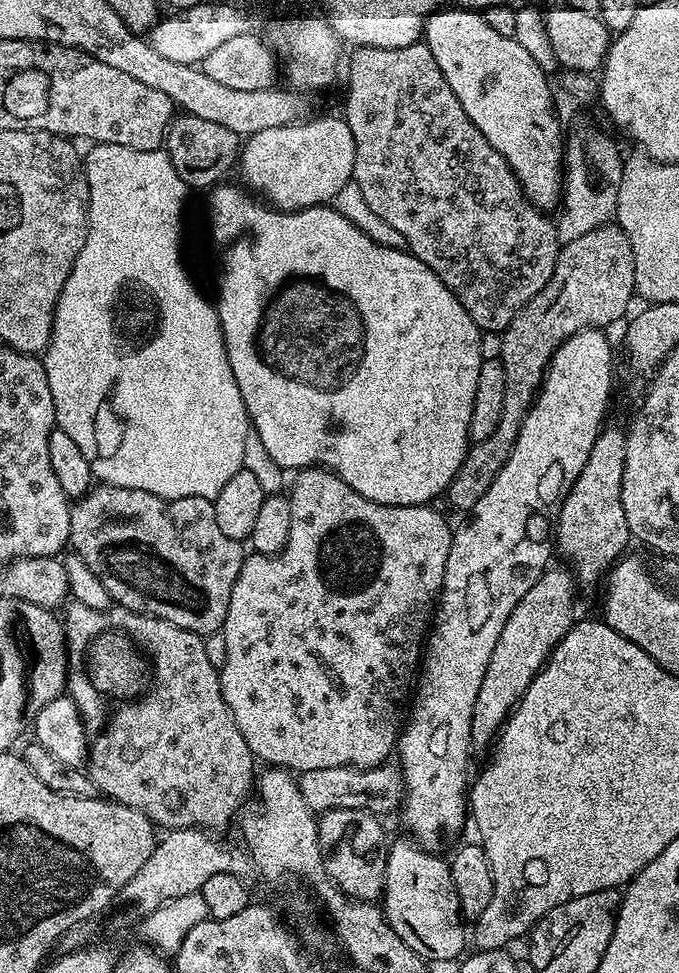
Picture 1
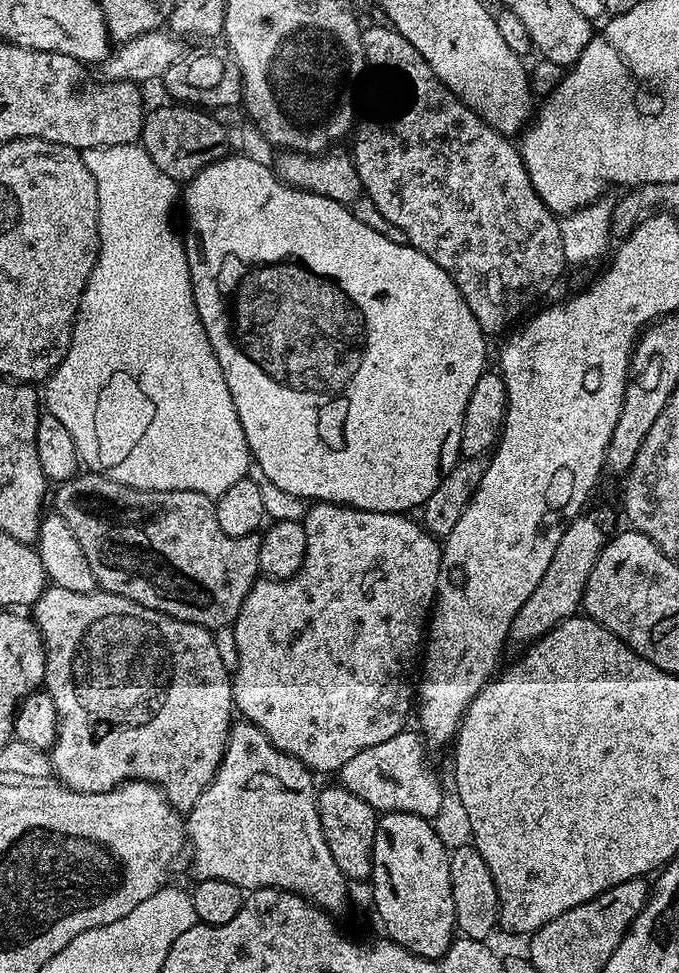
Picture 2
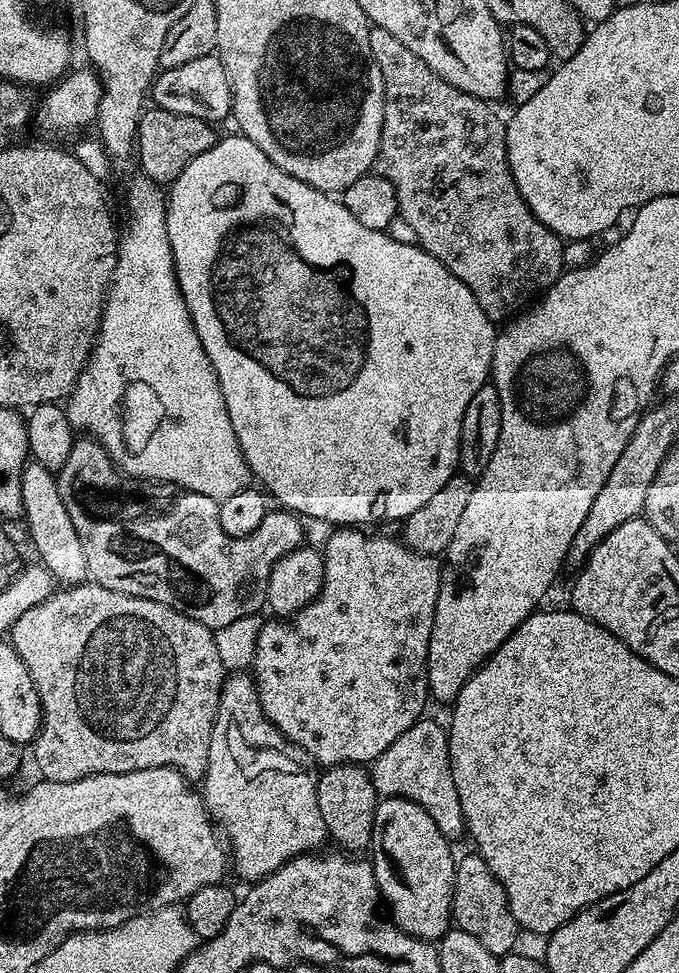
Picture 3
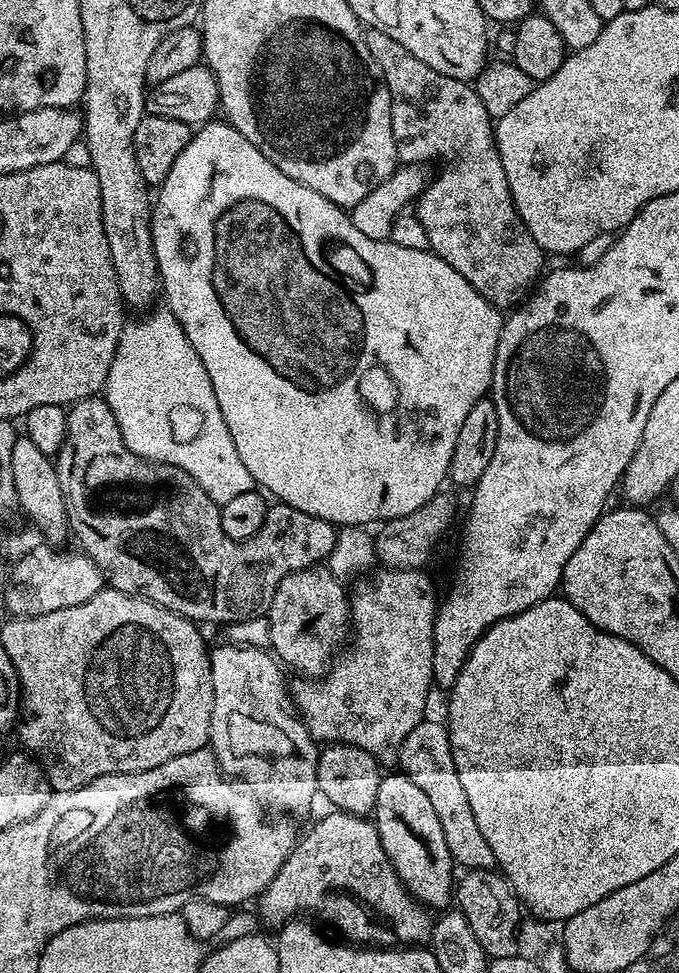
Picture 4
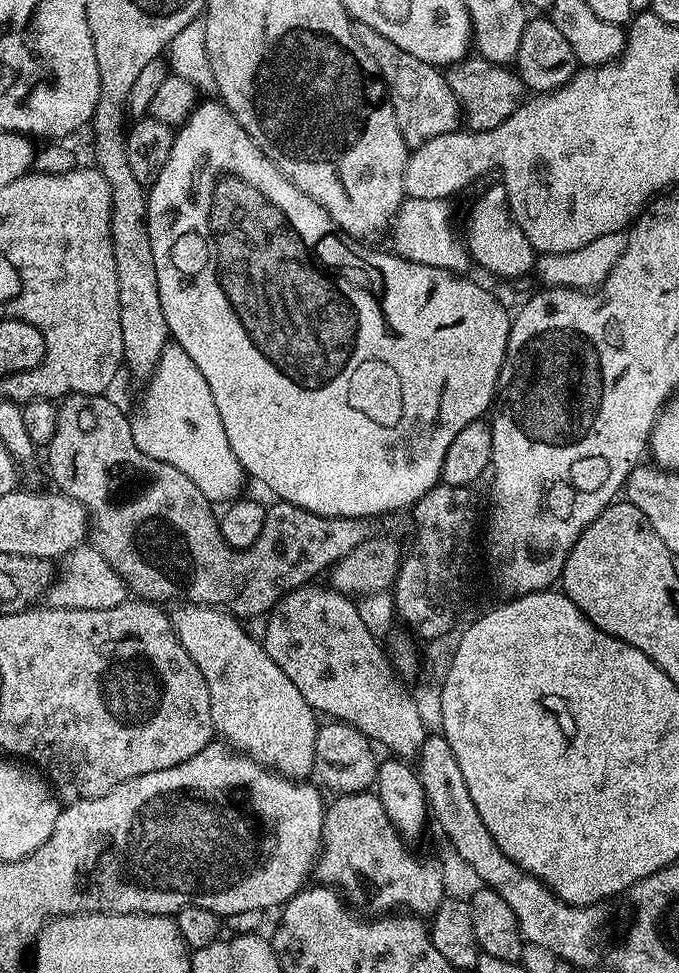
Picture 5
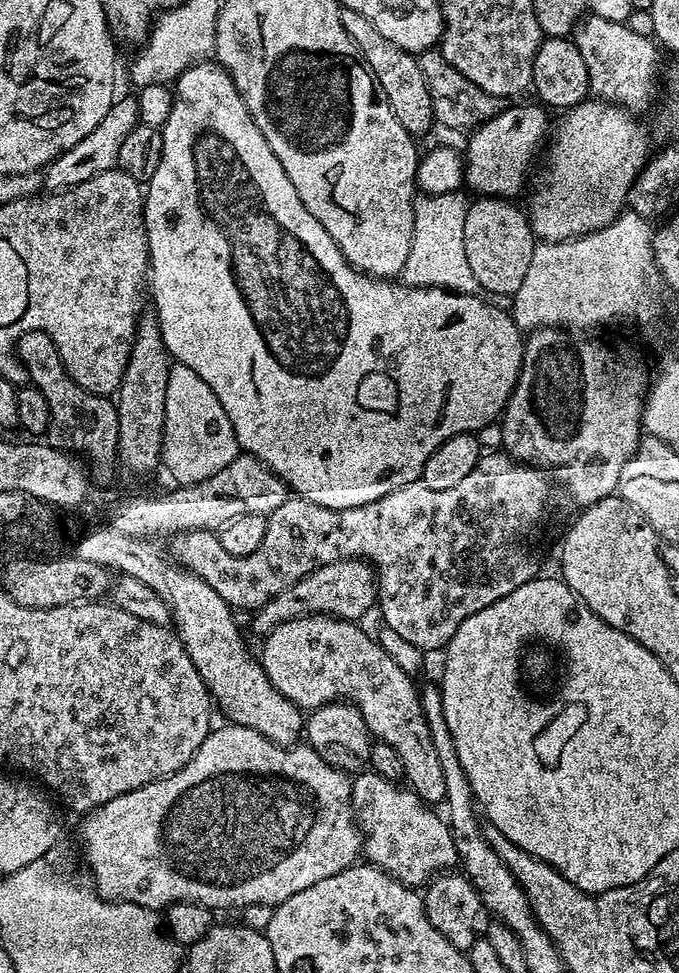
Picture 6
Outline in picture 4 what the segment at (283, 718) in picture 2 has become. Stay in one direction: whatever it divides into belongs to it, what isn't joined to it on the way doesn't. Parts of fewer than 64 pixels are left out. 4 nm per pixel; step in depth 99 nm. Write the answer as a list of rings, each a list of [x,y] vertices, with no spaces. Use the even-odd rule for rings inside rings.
[[[410,568],[380,570],[380,573],[373,578],[372,584],[358,585],[356,593],[353,591],[350,596],[350,628],[354,633],[354,640],[356,636],[356,648],[350,649],[351,647],[349,647],[343,654],[337,655],[336,659],[332,661],[328,675],[319,678],[296,678],[296,681],[291,681],[290,699],[313,740],[324,746],[329,744],[358,746],[362,750],[366,750],[366,754],[370,754],[384,766],[397,763],[400,747],[406,738],[406,734],[410,734],[410,730],[414,730],[414,726],[418,726],[421,720],[425,719],[427,712],[424,711],[428,708],[428,695],[431,694],[432,688],[434,689],[432,678],[434,674],[434,626],[436,625],[438,611],[438,596],[436,600],[436,588],[432,585],[432,580],[426,573],[427,571],[424,570]]]

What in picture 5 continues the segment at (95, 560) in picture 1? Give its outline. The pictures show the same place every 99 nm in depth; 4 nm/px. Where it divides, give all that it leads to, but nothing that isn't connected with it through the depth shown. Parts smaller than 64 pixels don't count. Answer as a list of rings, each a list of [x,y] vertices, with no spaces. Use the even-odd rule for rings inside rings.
[[[74,394],[73,396],[63,397],[59,401],[56,409],[58,426],[54,430],[54,438],[46,446],[48,472],[52,475],[53,482],[56,483],[53,485],[59,491],[70,498],[74,498],[88,511],[92,547],[98,550],[98,554],[102,554],[102,558],[106,558],[106,562],[110,562],[110,566],[114,566],[114,570],[126,582],[129,593],[135,594],[139,599],[145,602],[172,600],[171,602],[186,604],[213,604],[215,608],[223,608],[224,611],[232,613],[237,618],[267,614],[272,611],[272,607],[287,592],[293,592],[294,589],[305,587],[309,582],[315,581],[312,579],[319,572],[327,573],[335,561],[344,557],[354,546],[358,546],[358,542],[366,539],[366,531],[364,532],[365,521],[363,519],[351,520],[345,516],[319,516],[313,512],[302,510],[293,504],[276,502],[273,503],[274,506],[271,505],[268,508],[266,522],[262,526],[262,534],[258,534],[258,542],[254,542],[254,546],[249,548],[230,547],[220,533],[220,522],[217,513],[215,511],[212,513],[213,505],[202,494],[202,490],[198,490],[198,486],[194,486],[194,482],[190,482],[190,478],[186,478],[186,474],[182,474],[182,470],[178,470],[178,466],[170,466],[170,462],[158,462],[158,458],[150,458],[146,454],[142,454],[142,450],[138,450],[138,446],[134,442],[130,416],[127,416],[114,401],[107,400],[108,398],[104,394],[98,396]]]

